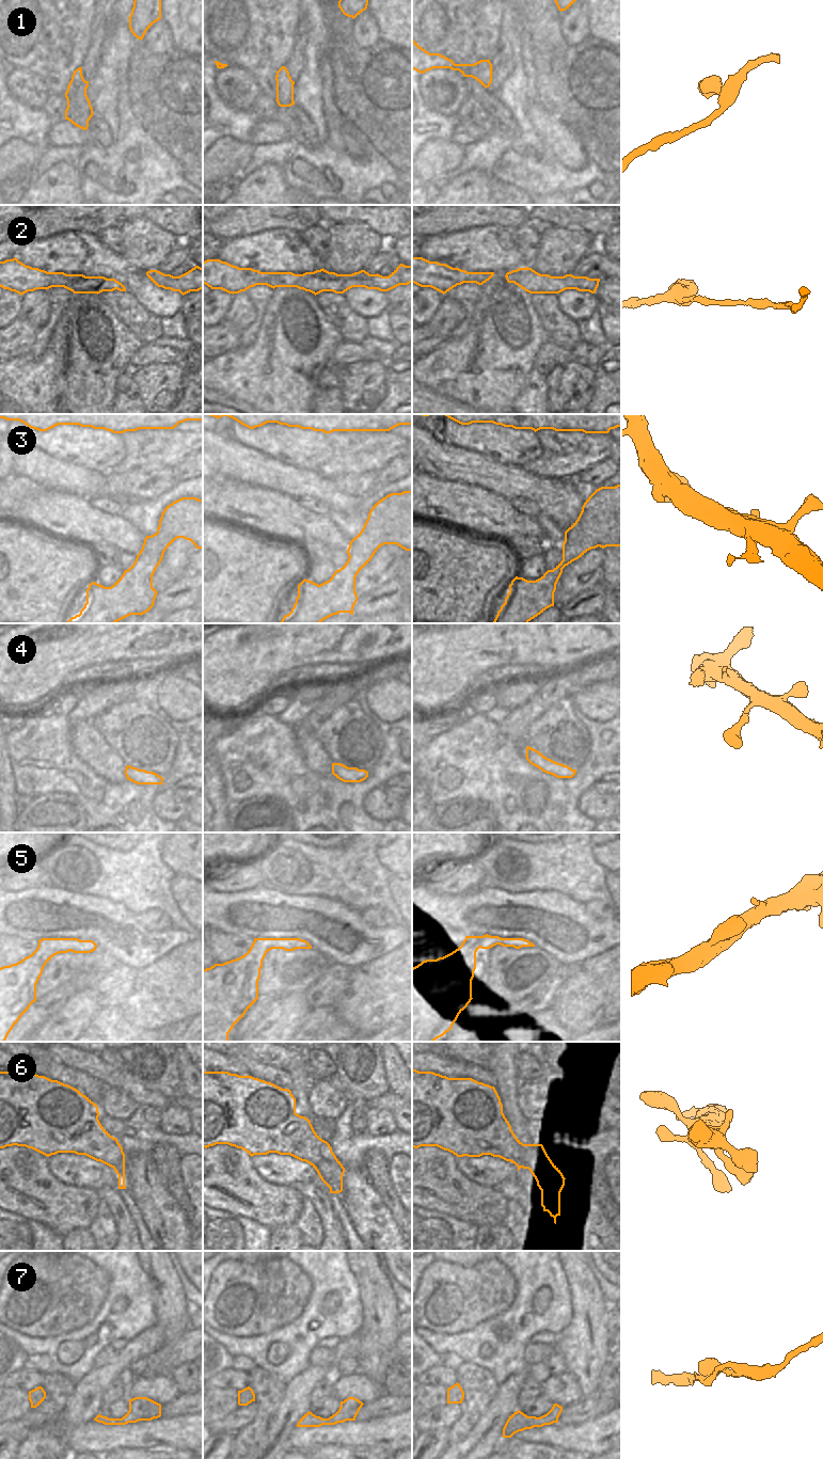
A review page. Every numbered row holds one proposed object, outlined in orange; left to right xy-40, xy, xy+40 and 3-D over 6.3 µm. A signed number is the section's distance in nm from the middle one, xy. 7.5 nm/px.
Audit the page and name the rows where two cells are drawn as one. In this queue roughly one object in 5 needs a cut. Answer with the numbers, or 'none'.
none.

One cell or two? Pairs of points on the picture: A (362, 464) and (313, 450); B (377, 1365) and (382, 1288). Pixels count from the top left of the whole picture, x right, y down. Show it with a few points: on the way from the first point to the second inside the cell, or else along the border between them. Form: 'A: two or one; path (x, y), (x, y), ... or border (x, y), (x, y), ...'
A: two; border (327, 434), (327, 440), (333, 455), (316, 470)
B: one; path (377, 1346), (380, 1307)

